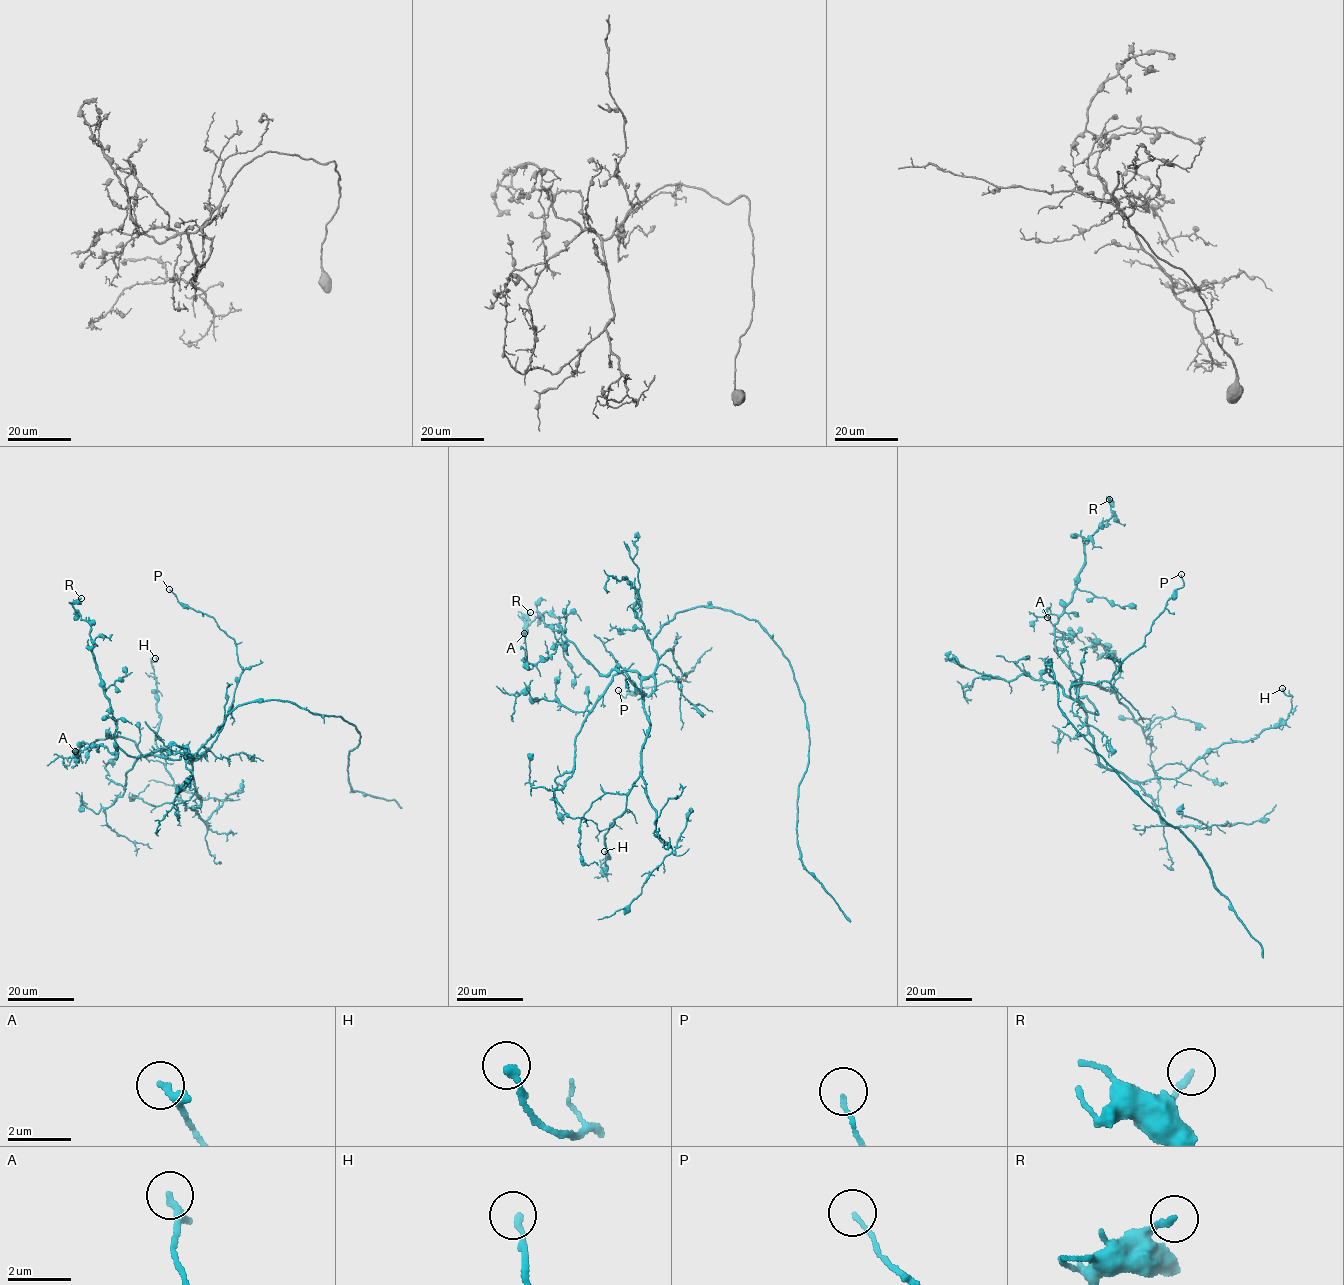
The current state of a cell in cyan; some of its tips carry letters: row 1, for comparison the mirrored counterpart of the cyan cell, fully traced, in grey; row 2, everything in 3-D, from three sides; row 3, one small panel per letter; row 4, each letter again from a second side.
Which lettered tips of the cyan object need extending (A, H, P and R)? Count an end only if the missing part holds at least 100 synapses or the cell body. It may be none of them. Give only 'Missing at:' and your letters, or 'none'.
Missing at: none

